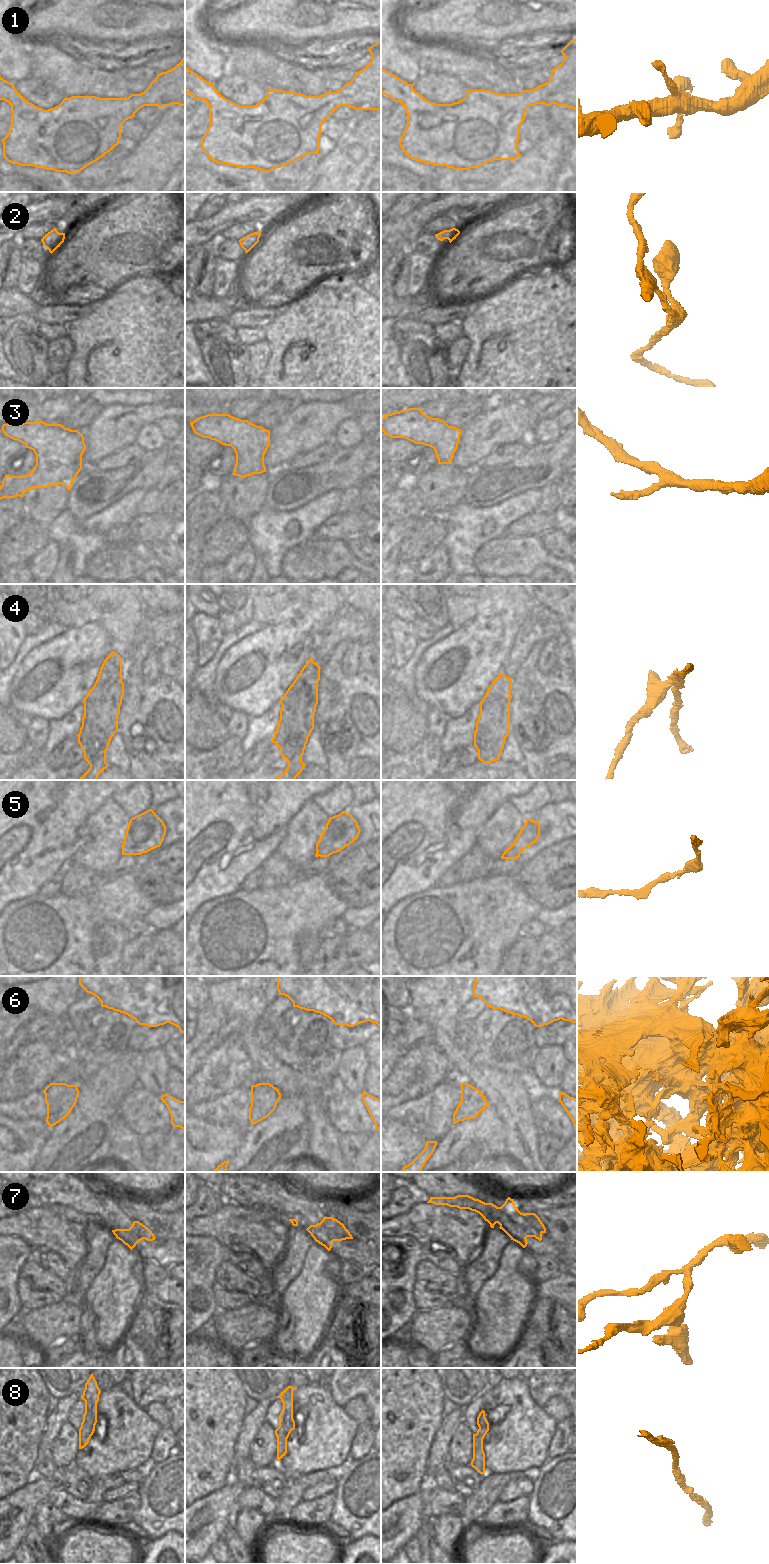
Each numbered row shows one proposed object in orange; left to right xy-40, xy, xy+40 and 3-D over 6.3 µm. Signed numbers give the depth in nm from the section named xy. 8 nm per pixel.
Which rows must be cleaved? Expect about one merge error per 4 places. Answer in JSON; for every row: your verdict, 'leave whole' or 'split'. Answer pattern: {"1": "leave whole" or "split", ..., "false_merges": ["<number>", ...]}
{"1": "leave whole", "2": "leave whole", "3": "leave whole", "4": "split", "5": "leave whole", "6": "split", "7": "split", "8": "leave whole", "false_merges": ["4", "6", "7"]}

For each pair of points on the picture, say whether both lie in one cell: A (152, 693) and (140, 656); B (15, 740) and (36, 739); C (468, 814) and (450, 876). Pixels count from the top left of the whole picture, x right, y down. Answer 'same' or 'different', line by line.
A: same
B: different
C: different

